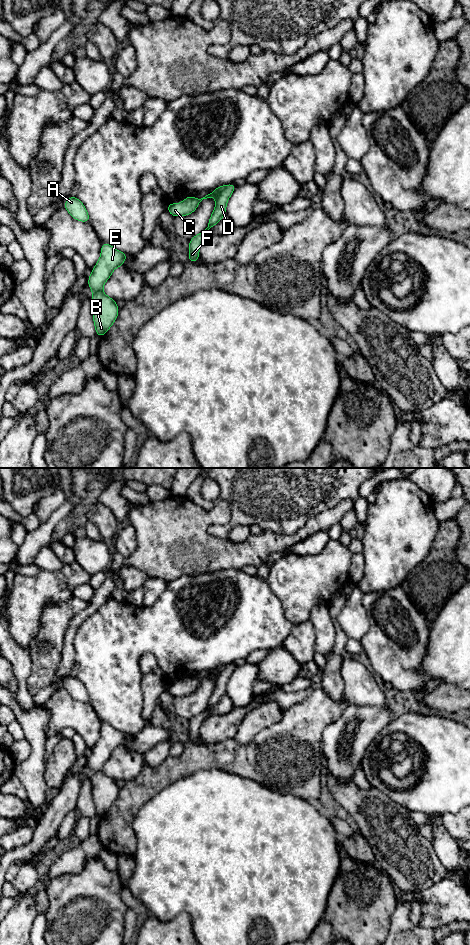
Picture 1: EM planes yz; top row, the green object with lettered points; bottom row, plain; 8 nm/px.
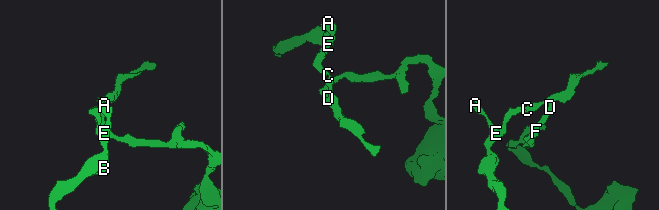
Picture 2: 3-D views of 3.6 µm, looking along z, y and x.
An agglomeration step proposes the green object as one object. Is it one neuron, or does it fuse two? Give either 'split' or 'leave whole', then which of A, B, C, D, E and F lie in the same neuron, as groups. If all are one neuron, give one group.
split | A B C E / D F

